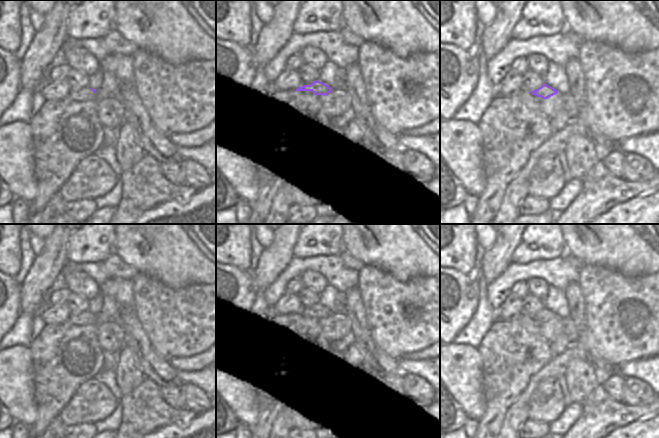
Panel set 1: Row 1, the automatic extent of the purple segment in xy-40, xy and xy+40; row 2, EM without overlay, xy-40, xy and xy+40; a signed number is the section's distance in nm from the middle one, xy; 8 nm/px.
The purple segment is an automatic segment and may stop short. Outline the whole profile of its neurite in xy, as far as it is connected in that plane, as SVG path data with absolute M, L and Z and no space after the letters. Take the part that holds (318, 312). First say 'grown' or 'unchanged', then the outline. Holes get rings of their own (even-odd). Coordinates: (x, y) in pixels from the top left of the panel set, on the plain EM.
grown; M314 305L310 309L304 309L296 313L297 320L295 321L298 325L312 325L314 323L320 323L326 318L331 316L331 312L320 306Z

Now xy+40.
unchanged; M545 307L539 311L538 313L534 314L534 315L530 315L530 317L532 319L535 319L537 321L541 321L543 323L547 323L555 318L557 318L558 316L553 313L552 311L546 309Z

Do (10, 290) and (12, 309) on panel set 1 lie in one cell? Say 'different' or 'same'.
same

